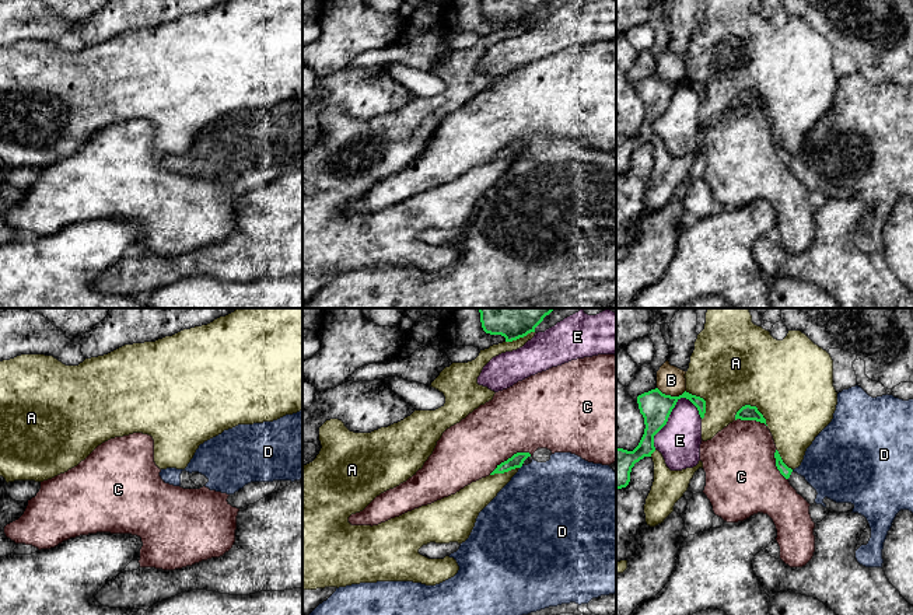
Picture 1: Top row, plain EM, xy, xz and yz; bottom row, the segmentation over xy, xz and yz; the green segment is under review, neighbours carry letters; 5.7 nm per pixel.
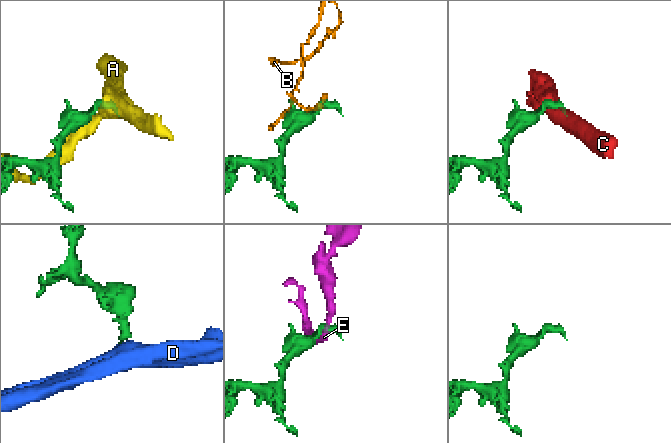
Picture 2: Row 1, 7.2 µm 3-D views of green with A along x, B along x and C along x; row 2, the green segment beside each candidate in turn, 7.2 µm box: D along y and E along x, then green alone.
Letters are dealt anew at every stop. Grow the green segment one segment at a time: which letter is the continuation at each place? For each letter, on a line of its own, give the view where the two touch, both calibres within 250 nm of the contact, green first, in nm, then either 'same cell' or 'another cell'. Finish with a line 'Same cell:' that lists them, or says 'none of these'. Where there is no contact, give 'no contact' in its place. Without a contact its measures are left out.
A: yz | 90/480 nm | another cell
B: yz | 180/160 nm | another cell
C: xz | 80/380 nm | another cell
D: no contact | same cell
E: yz | 180/240 nm | another cell
Same cell: D

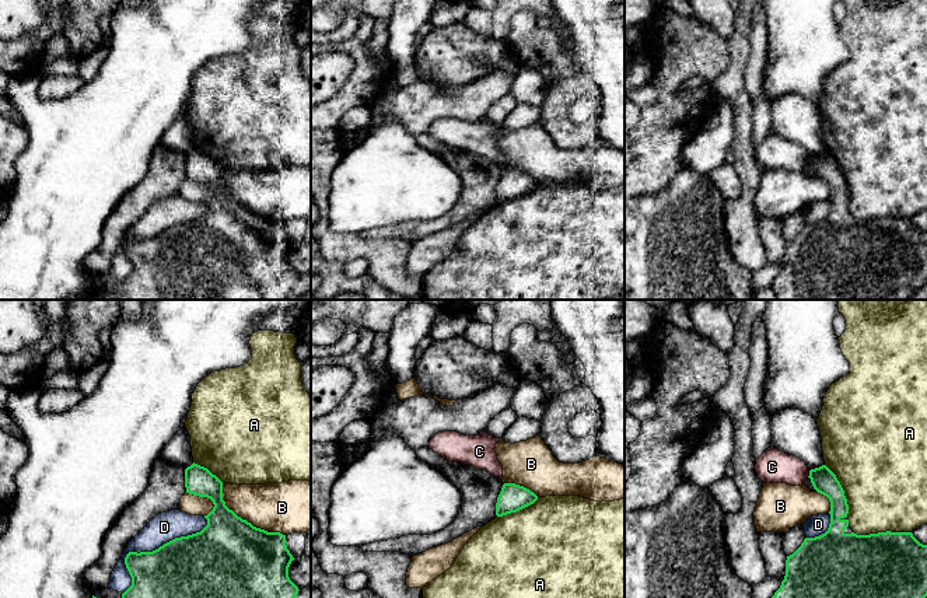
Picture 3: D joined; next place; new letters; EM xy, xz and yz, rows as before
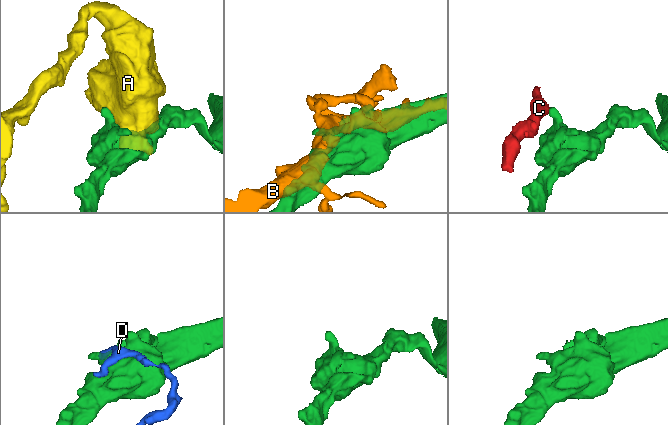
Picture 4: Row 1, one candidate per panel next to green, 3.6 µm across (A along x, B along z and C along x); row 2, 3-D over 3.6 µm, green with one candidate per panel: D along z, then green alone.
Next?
A: yz | 380/460 nm | another cell
B: xy | 460/300 nm | another cell
C: yz | 140/190 nm | another cell
D: xy | 360/160 nm | another cell
Same cell: none of these

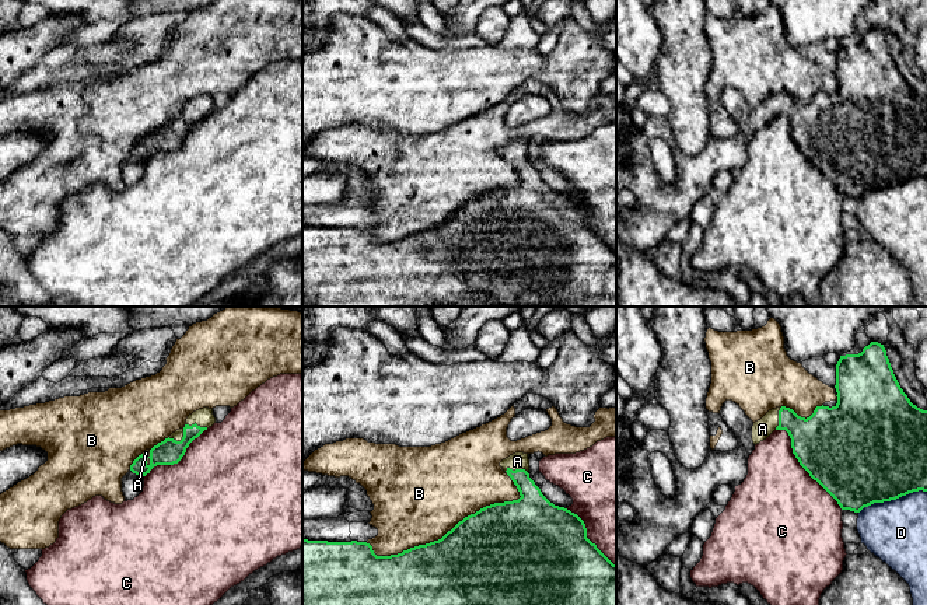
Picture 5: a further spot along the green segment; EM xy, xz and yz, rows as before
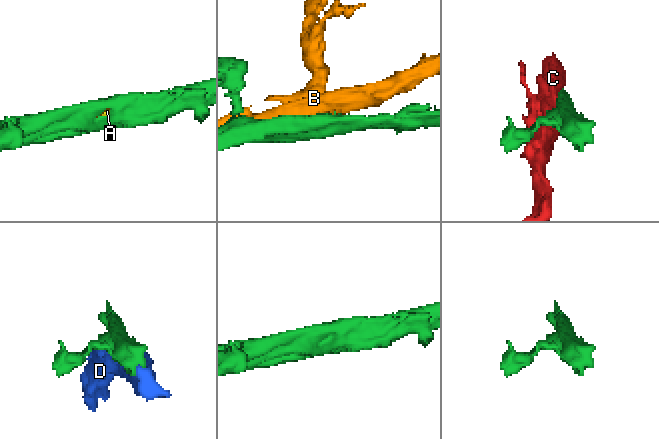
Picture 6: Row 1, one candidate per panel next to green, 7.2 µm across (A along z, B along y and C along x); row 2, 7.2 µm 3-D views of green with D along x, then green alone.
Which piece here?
A: xz | 200/100 nm | same cell
B: xz | 480/480 nm | another cell
C: yz | 460/460 nm | another cell
D: yz | 500/360 nm | another cell
Same cell: A

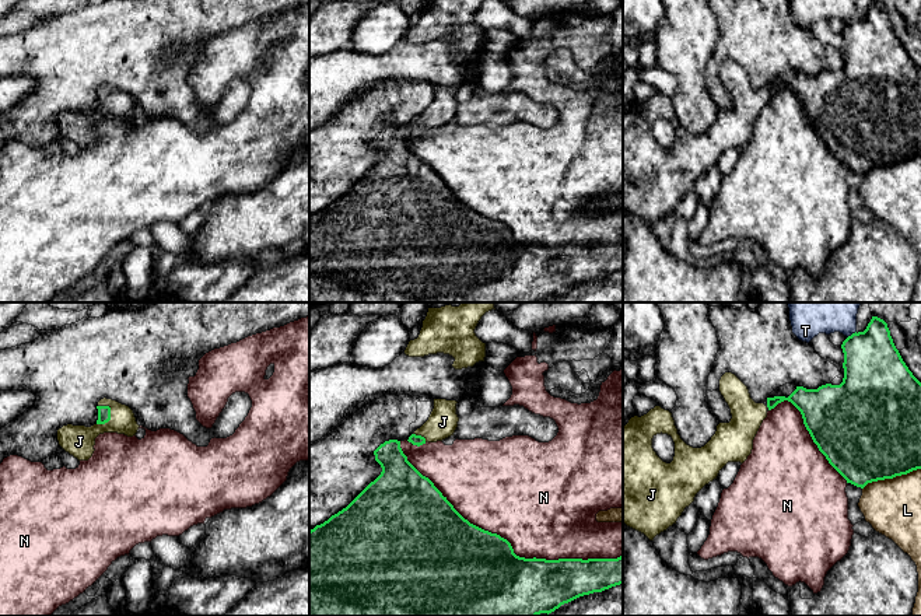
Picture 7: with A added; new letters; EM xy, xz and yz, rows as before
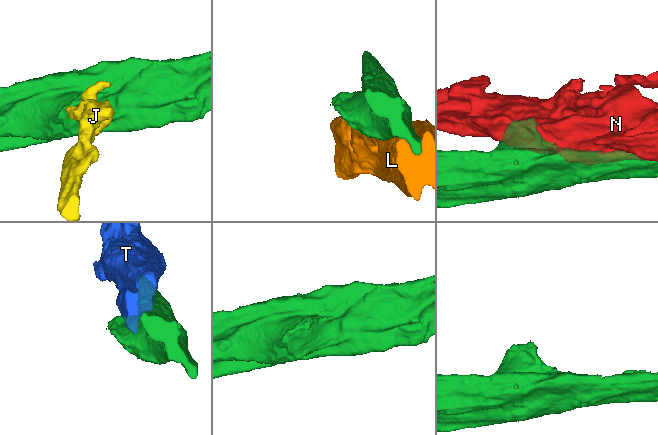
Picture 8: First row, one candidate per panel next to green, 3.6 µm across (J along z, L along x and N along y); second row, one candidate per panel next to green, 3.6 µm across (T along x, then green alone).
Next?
J: xy | 80/180 nm | same cell
L: yz | 500/320 nm | another cell
N: xz | 480/500 nm | another cell
T: yz | 360/360 nm | another cell
Same cell: J

